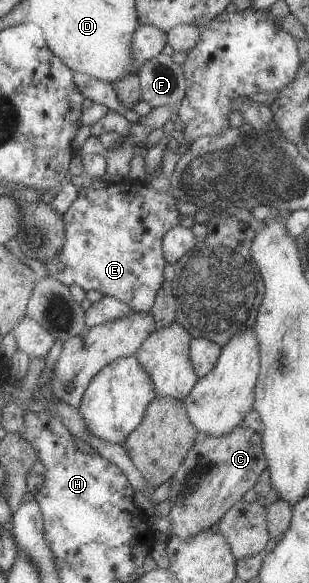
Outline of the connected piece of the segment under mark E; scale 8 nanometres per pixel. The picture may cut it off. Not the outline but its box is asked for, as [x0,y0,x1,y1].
[44,181,181,313]

